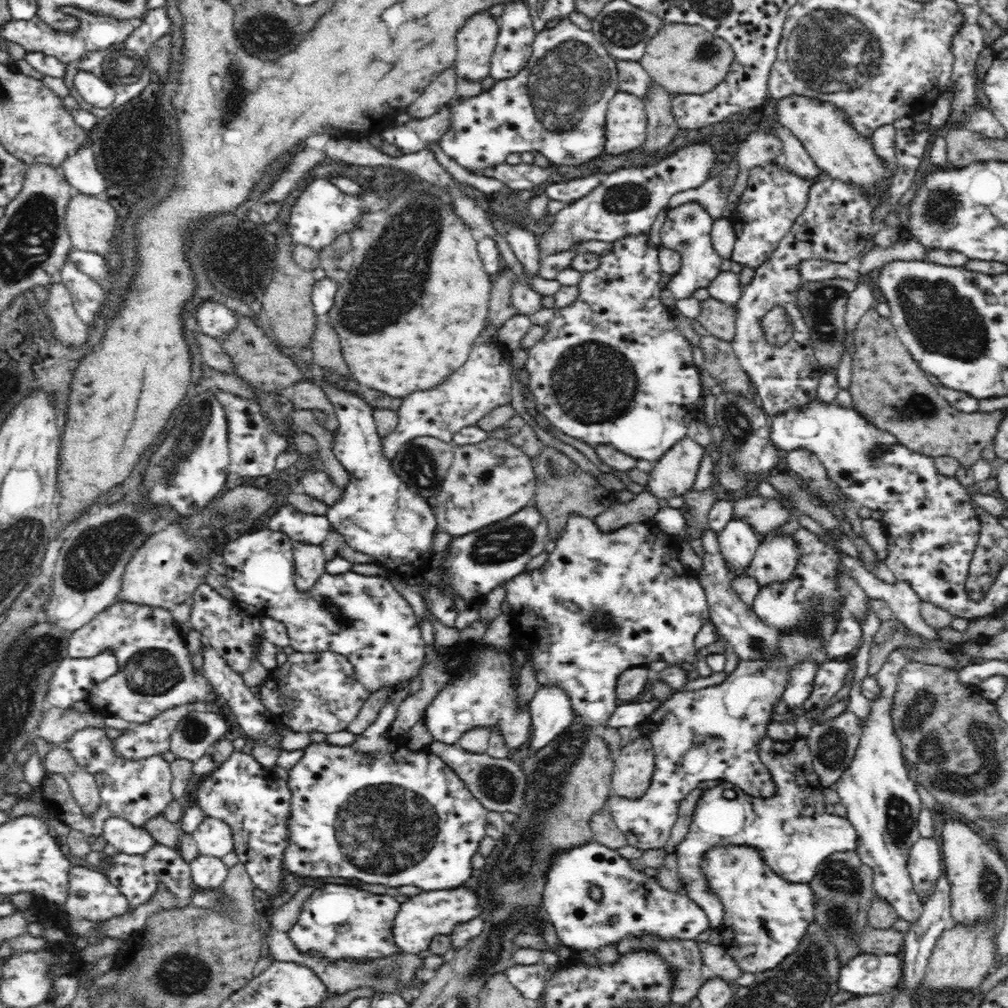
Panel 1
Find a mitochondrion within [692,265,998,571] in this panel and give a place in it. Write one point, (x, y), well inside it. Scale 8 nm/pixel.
(943, 321)

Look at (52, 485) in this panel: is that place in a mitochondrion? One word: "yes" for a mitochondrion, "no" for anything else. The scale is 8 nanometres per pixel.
no

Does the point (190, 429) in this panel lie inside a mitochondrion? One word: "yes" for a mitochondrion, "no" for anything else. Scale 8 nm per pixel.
yes

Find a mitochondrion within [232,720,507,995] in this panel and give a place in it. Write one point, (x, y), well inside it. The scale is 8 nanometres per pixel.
(381, 817)

